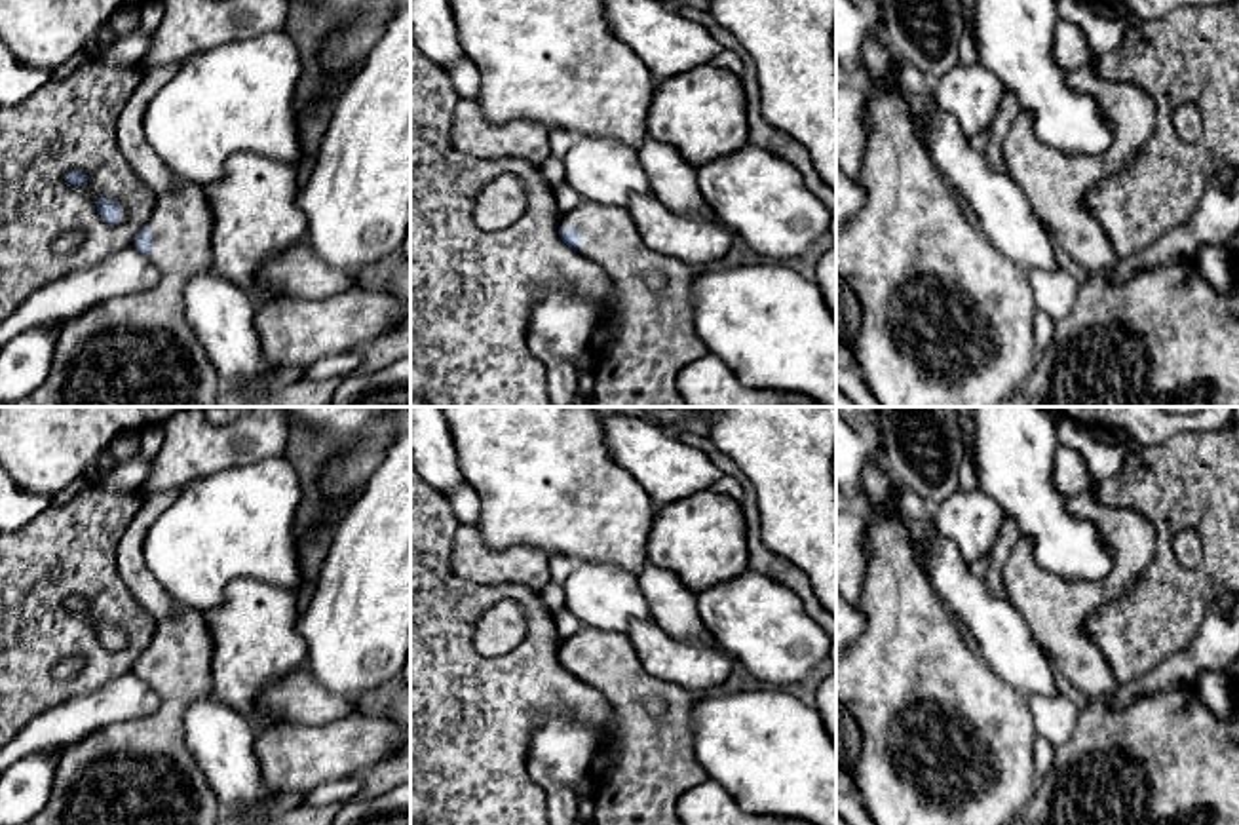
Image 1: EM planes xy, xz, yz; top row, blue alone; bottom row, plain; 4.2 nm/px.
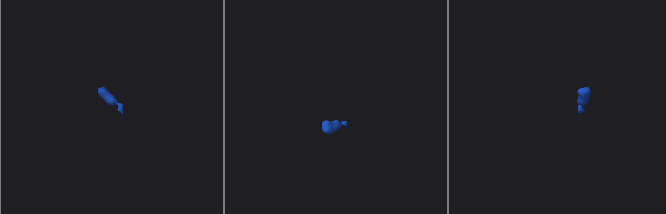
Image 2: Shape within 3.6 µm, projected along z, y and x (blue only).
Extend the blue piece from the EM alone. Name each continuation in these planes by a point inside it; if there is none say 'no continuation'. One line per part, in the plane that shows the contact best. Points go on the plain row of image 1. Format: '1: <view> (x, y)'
1: xz (656, 763)

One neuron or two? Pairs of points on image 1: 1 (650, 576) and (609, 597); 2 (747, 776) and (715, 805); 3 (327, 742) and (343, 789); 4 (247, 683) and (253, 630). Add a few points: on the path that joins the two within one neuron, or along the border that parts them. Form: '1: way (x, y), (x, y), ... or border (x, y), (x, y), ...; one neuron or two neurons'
1: border (637, 578), (650, 616); two neurons
2: border (707, 776), (740, 805); two neurons
3: border (356, 774), (327, 780), (303, 793); two neurons
4: way (247, 670), (253, 643); one neuron

